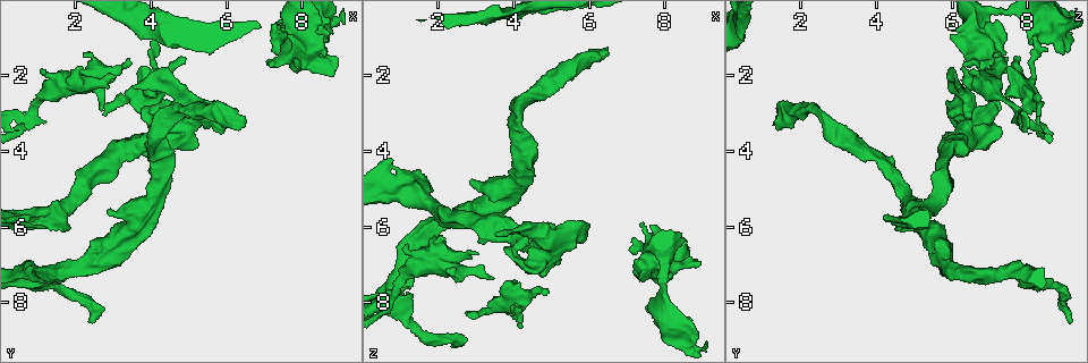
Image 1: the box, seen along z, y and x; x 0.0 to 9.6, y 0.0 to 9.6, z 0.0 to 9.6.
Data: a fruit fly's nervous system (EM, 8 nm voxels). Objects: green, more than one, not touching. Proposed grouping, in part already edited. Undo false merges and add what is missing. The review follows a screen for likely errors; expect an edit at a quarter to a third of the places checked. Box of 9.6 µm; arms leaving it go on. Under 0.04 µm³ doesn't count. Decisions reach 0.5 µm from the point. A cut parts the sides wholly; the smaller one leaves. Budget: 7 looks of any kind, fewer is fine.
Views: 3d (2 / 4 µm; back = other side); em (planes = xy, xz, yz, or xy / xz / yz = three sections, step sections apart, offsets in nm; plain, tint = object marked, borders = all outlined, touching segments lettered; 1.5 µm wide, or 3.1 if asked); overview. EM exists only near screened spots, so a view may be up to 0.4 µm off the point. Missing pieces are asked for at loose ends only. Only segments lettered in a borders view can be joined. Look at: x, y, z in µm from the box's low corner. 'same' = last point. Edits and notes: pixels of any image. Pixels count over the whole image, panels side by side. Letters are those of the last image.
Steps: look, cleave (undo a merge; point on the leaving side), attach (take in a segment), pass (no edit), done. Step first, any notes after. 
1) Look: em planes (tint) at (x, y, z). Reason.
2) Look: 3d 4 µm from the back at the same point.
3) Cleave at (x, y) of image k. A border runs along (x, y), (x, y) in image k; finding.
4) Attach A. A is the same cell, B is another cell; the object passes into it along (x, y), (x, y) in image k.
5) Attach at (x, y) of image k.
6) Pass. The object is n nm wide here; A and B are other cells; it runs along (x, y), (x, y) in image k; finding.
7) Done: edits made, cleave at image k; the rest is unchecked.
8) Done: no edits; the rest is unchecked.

Look: 3d 2 µm from the back at (1.55, 6.05, 4.45). Free end.

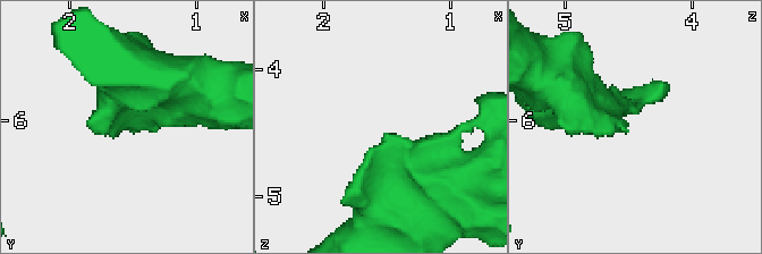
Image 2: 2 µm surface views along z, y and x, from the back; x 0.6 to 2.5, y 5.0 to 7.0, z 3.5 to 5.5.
Look: em planes (tint) at (1.52, 6.08, 4.50). Need the tissue.

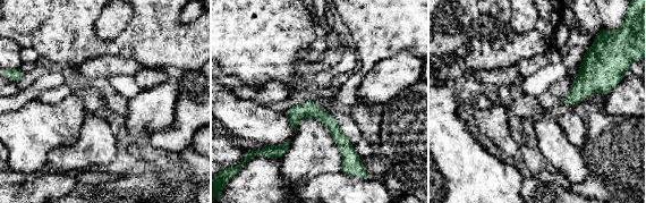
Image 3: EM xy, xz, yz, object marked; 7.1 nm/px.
Look: em planes (borders) at the same point.

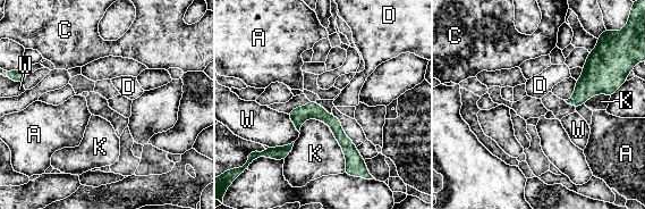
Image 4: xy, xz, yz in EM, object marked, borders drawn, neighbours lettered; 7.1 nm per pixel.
Pass. A, C, D, K and W are other cells; a border runs along (306, 118), (331, 130), (345, 172) in image 4; none of them fits.

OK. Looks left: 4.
Look: em planes (tint) at (4.25, 3.55, 8.65). Branch stops here.

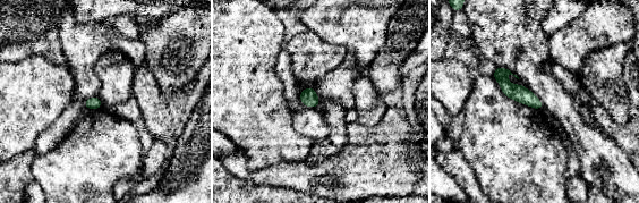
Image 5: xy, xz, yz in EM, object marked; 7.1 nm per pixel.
Look: em planes (borders) at the same point. What lies round it.

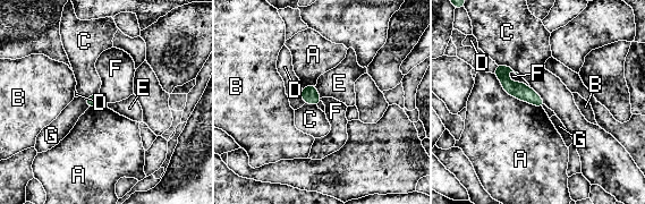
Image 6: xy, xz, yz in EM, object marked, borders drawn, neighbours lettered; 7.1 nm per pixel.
Pass. A, B, C, D, E, F and G are other cells; it runs along (499, 67), (515, 90), (541, 103) in image 6; no lettered segment goes on from it.

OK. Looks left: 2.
Look: em planes (tint) at (7.50, 1.15, 8.15). Branch stops here.

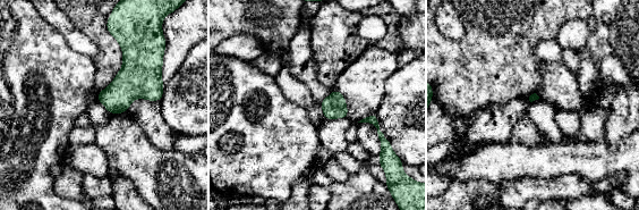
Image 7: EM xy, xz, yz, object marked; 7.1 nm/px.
Look: em planes (borders) at the same point. What lies round it.

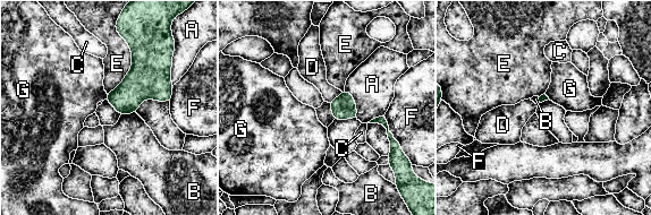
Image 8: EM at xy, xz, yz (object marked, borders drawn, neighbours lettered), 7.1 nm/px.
Pass. A, B, C, D, E, F and G are other cells; a border runs along (135, 112), (120, 115) in image 8; none of them fits.

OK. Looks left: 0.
Done: no edits; the rest is unchecked.

